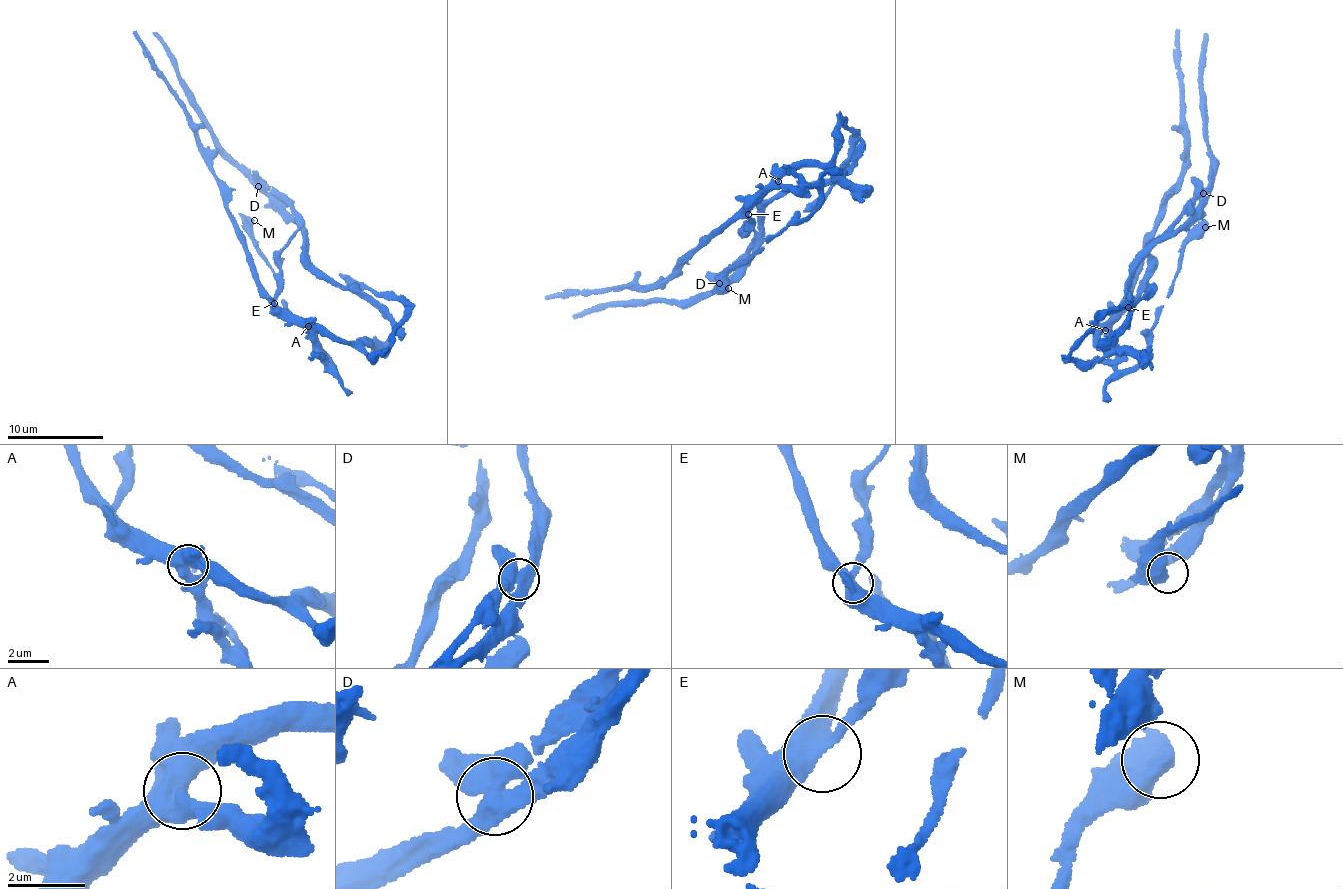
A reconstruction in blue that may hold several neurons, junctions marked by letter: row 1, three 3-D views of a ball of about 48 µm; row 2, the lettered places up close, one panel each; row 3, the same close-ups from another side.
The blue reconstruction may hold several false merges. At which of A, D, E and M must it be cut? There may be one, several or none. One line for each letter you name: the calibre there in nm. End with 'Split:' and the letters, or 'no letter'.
D: Thickness 550 nm
Split: D

